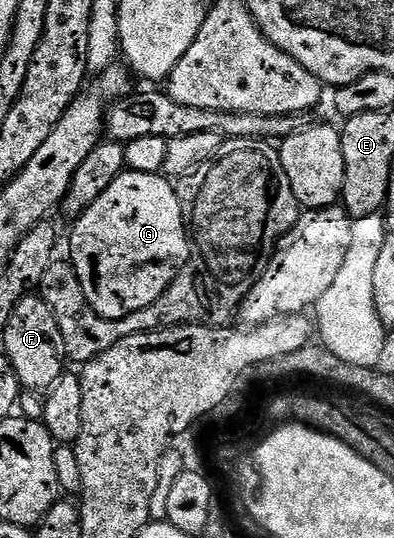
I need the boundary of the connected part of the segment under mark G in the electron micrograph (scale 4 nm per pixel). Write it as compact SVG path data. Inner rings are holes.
M126 170L108 184L104 196L100 196L92 208L85 210L73 226L68 261L80 280L80 288L84 288L88 304L101 318L108 320L120 320L160 300L190 258L192 247L186 232L186 221L182 218L178 192L171 179L162 174Z

